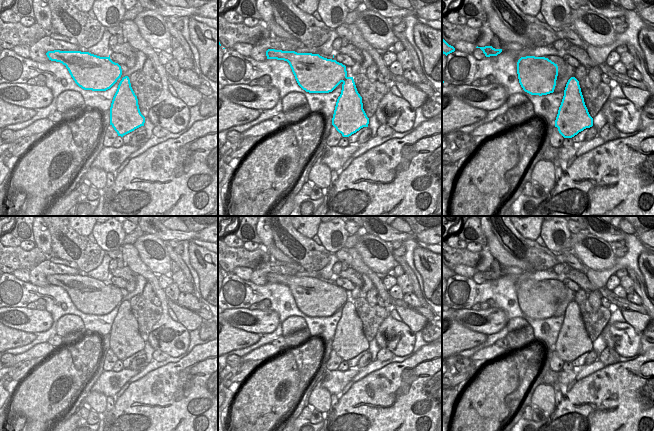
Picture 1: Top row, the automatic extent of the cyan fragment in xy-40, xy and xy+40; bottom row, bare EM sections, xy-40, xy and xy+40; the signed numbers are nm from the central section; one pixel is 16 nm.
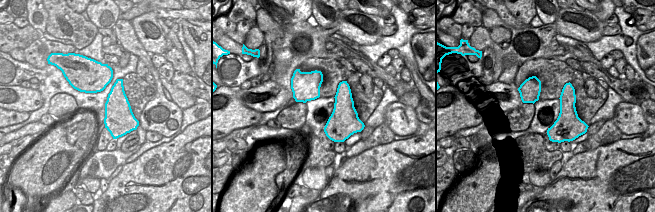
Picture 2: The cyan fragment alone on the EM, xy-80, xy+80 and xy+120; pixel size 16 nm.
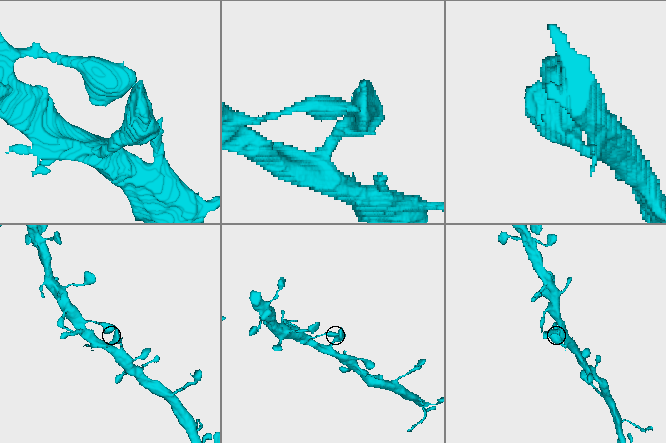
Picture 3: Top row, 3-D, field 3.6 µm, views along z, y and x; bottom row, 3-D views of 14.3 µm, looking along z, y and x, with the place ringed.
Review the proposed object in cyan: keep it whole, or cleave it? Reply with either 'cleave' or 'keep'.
keep

